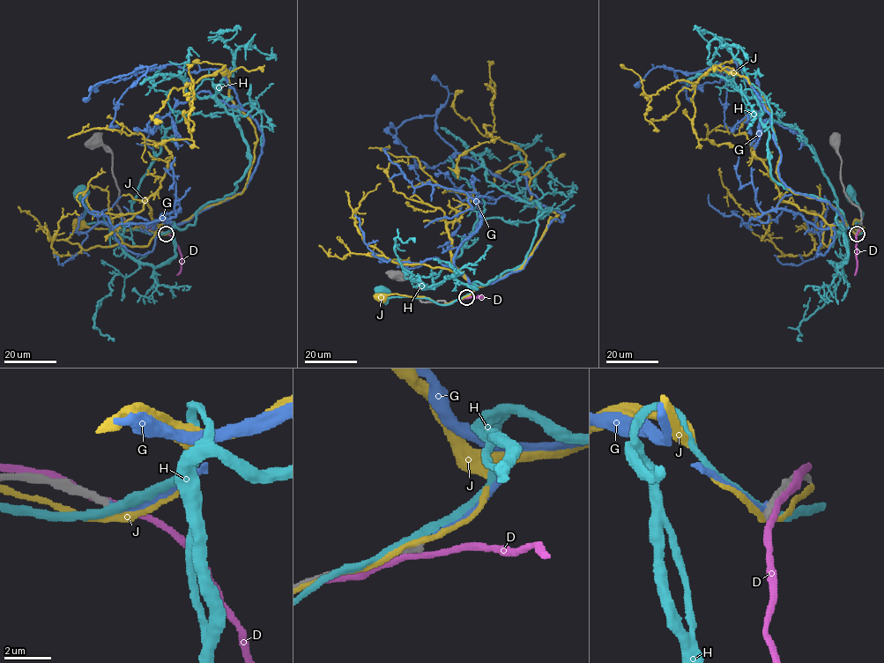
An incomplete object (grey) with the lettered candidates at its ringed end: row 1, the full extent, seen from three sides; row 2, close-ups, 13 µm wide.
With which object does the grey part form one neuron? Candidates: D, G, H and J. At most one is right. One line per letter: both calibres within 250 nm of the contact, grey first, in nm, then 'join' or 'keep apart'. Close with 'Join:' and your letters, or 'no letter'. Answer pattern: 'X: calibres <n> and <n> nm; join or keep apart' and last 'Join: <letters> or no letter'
D: calibres 280 and 300 nm; keep apart
G: calibres 360 and 240 nm; keep apart
H: calibres 360 and 320 nm; keep apart
J: calibres 360 and 260 nm; keep apart
Join: no letter

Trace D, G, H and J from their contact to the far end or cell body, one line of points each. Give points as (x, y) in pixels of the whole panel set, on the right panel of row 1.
D: (858, 231), (857, 270), (854, 275)
G: (856, 234), (829, 204), (796, 193), (779, 176), (770, 115), (741, 69), (674, 71), (695, 87), (725, 72)
H: (856, 234), (864, 232), (858, 230), (856, 226), (861, 220), (862, 212), (855, 196), (850, 193)
J: (856, 234), (864, 228), (856, 230), (853, 228), (857, 225)

